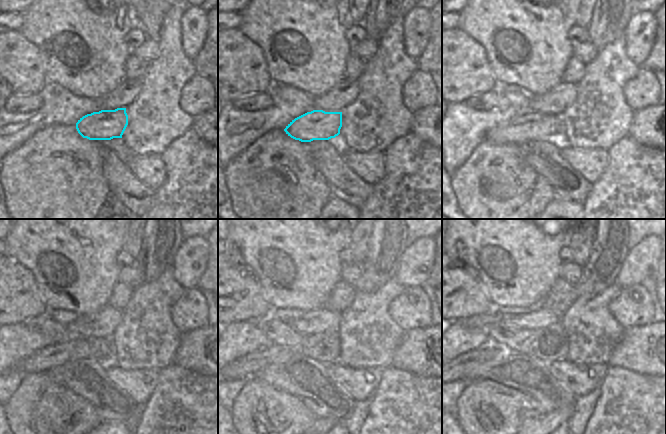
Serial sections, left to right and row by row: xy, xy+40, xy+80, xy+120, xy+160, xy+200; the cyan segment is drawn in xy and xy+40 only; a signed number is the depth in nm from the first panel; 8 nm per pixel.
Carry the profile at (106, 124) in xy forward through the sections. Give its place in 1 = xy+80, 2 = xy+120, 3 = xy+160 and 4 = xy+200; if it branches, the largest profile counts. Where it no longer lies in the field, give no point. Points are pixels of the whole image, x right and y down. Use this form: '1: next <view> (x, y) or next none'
1: next xy+80 (530, 126)
2: next xy+120 (54, 355)
3: next xy+160 (248, 366)
4: next xy+200 (462, 365)

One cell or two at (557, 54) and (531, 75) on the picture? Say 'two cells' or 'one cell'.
one cell

